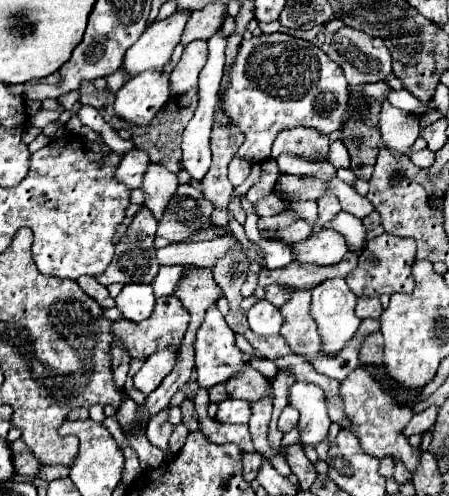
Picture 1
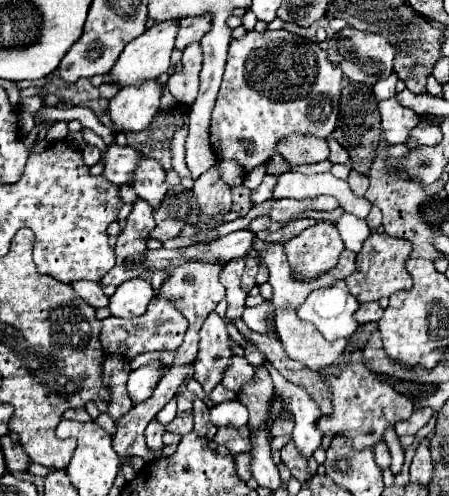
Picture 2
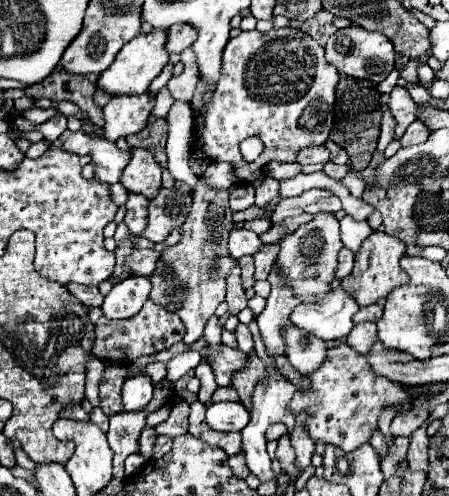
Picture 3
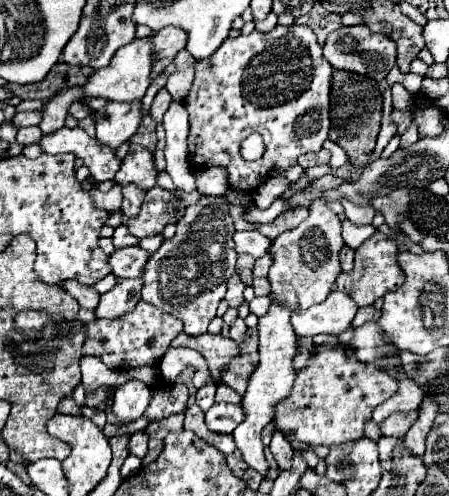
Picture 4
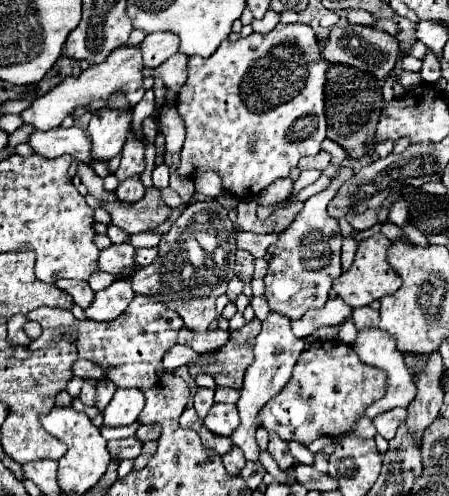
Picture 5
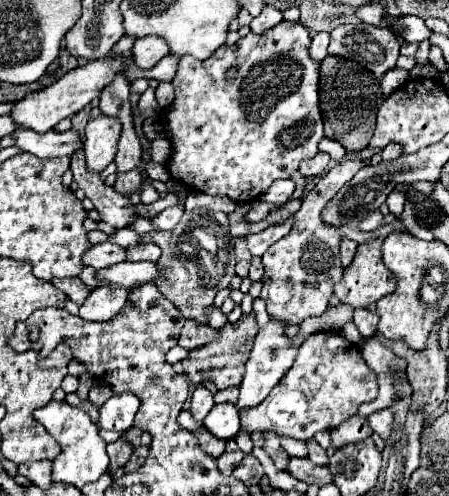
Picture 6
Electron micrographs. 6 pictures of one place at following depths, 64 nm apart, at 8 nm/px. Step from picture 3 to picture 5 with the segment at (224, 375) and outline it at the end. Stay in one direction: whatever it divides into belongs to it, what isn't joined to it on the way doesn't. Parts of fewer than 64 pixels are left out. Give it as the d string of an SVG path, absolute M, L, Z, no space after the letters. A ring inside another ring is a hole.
M182 328L178 332L178 344L190 346L198 354L212 354L220 350L224 344L228 344L228 332L224 330L208 330L208 332L188 332L188 328Z

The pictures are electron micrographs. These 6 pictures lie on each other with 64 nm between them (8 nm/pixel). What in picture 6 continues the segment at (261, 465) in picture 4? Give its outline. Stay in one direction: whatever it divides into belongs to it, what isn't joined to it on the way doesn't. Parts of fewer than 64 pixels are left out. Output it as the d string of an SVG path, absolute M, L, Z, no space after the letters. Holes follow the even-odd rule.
M270 320L266 326L260 328L254 340L254 348L250 352L250 360L246 364L244 380L240 384L240 400L236 404L238 410L248 410L248 408L258 406L270 394L270 390L286 376L286 372L292 368L294 358L298 354L298 346L286 336L286 326L288 324L282 320ZM240 430L238 434L236 434L236 444L238 444L238 448L244 452L244 454L250 454L252 452L252 448L254 448L254 444L252 444L252 440L250 440L250 434L248 432L244 432L244 430Z

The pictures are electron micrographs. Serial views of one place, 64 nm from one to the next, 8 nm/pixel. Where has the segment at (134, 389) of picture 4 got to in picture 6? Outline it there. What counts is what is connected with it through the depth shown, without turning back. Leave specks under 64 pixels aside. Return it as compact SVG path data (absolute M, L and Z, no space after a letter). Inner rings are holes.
M114 394L100 408L98 426L104 430L128 430L134 424L134 416L140 408L140 398L136 394Z

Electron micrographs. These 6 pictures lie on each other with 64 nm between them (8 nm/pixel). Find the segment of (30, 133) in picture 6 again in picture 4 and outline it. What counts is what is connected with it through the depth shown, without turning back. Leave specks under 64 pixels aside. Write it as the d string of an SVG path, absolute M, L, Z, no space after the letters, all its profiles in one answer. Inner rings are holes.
M64 126L64 128L60 128L60 132L42 136L40 146L48 154L60 154L60 152L76 154L90 168L90 174L96 182L114 180L114 176L122 164L122 160L118 160L116 152L112 148L108 148L108 146L100 144L96 138L88 136L80 126L76 126L76 128Z

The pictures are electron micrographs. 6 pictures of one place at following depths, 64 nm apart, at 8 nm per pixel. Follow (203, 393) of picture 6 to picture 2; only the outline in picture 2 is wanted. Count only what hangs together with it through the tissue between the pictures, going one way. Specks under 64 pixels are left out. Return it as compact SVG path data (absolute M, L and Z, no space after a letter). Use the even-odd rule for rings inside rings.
M210 312L202 324L198 356L194 362L194 380L202 384L204 392L210 392L220 384L224 370L230 366L230 358L234 356L226 324L228 320L220 318L216 312Z

